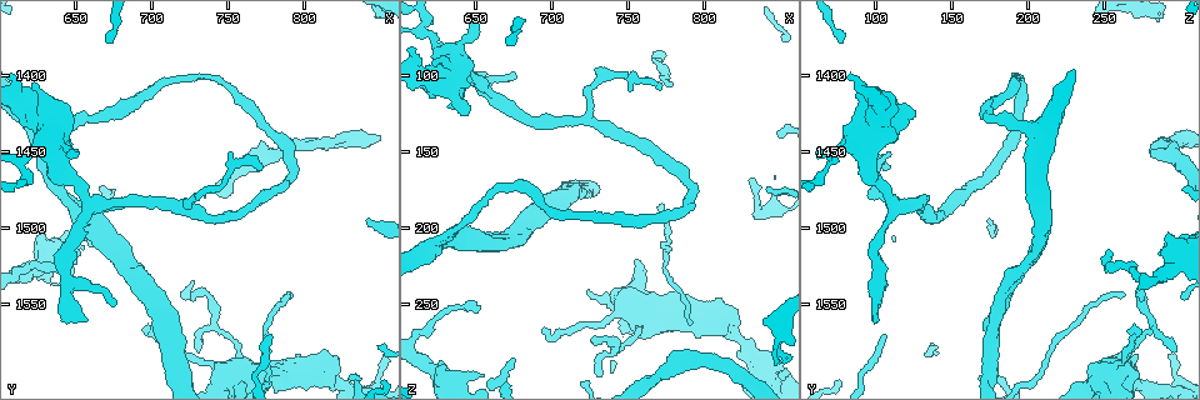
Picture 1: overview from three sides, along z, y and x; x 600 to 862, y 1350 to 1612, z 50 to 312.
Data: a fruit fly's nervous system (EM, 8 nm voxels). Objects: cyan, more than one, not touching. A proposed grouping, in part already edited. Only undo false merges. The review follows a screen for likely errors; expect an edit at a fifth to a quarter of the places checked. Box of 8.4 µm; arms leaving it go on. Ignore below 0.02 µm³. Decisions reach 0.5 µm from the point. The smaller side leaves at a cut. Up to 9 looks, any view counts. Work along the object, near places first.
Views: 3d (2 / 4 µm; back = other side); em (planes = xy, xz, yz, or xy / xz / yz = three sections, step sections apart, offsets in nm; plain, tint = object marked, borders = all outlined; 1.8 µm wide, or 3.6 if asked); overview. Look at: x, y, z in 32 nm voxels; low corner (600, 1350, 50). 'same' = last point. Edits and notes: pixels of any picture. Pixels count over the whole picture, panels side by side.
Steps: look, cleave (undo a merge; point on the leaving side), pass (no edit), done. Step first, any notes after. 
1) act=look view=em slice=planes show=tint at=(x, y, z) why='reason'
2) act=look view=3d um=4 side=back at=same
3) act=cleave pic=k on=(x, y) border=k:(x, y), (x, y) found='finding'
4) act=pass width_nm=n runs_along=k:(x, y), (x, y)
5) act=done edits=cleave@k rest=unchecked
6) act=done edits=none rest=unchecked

act=look view=em um=3.6 slice=planes show=borders at=(632, 1432, 98) why='narrows sharply'

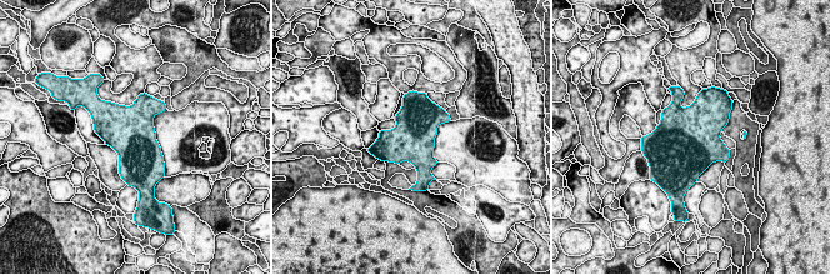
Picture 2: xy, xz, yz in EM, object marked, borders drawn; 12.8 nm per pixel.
act=pass found='one cell here'

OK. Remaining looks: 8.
act=look view=em slice=yz step=4 show=tint at=(642, 1434, 196) why='calibre changes'

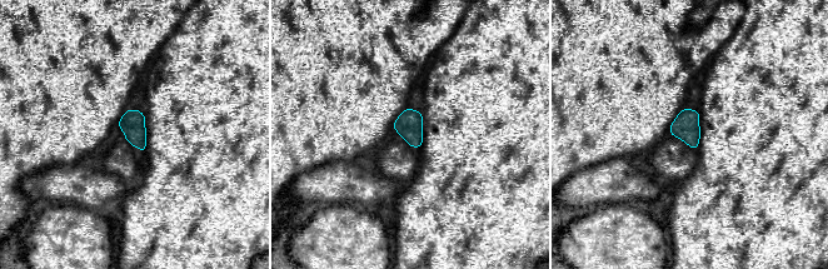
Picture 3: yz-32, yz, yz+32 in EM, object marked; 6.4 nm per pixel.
act=look view=em slice=planes show=borders at=same why='another direction'

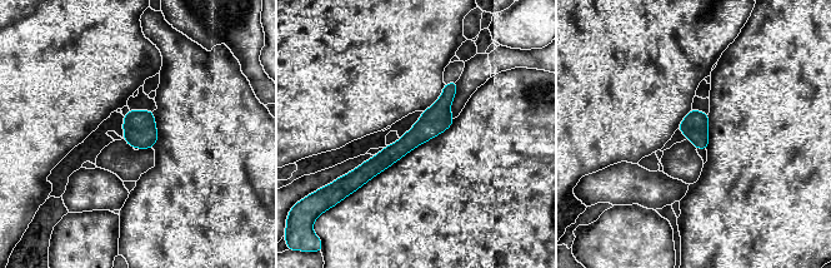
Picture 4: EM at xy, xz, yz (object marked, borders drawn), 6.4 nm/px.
act=pass width_nm=180 runs_along=4:(454, 85), (441, 109), (359, 182) found='one cell here'

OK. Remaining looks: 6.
act=look view=em slice=planes show=tint at=(658, 1482, 108) why='a fork'

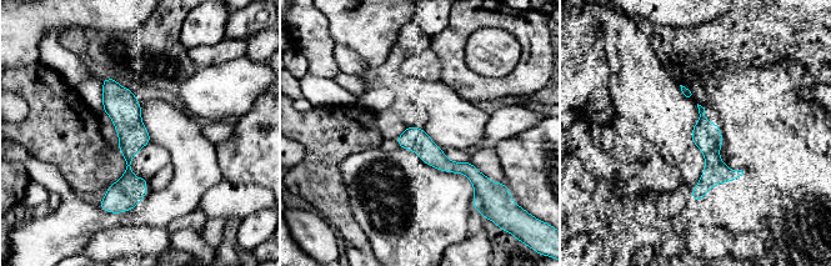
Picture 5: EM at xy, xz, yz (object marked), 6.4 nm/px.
act=pass found='all the same cell'

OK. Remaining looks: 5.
act=look view=em um=3.6 slice=xz step=16 show=tint at=(756, 1590, 260) why='thick turns thin'

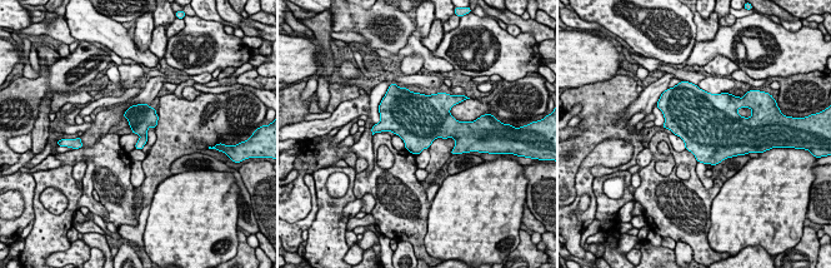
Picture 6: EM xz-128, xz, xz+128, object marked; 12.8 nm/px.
act=look view=em um=3.6 slice=xy step=16 show=tint at=same why='cut it another way'

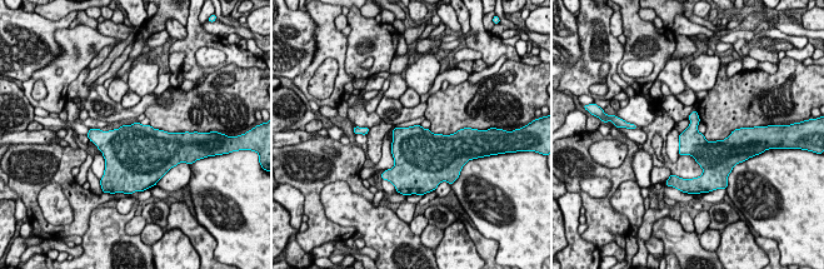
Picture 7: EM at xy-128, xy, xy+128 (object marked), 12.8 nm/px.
act=pass width_nm=340 found='one cell here'

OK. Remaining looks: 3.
act=done edits=none rest=unchecked

